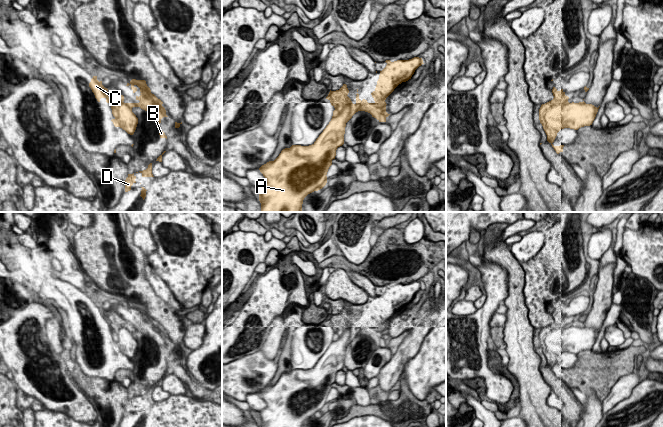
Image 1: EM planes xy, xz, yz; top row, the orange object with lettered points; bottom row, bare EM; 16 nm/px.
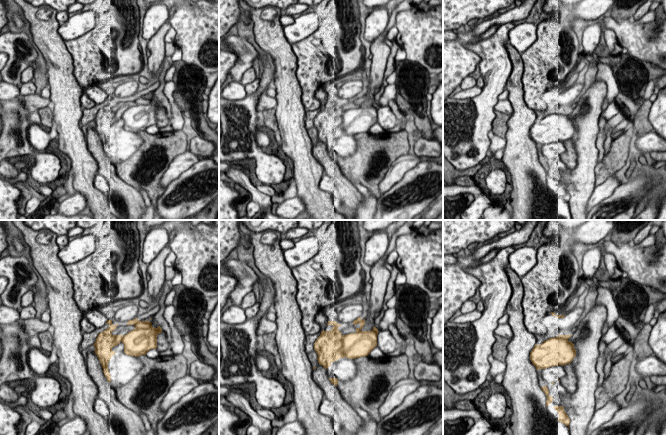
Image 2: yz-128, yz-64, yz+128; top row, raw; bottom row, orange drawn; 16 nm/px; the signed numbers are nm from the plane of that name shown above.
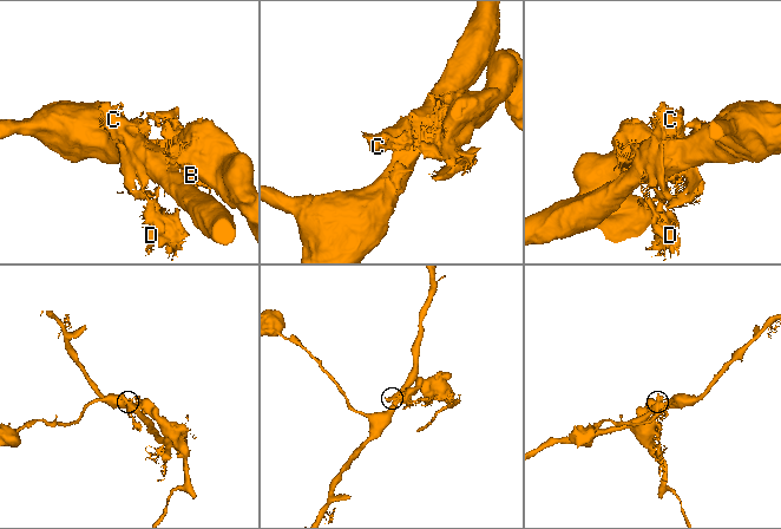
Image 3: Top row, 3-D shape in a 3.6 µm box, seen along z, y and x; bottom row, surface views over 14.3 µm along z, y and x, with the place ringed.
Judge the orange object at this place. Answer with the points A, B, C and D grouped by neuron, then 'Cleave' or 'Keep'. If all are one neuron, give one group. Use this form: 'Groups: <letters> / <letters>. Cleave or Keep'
Groups: A / B C D. Cleave

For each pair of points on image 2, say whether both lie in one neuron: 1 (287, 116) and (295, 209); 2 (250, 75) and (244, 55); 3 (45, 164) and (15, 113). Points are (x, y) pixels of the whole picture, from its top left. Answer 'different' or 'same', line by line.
1: different
2: different
3: same

